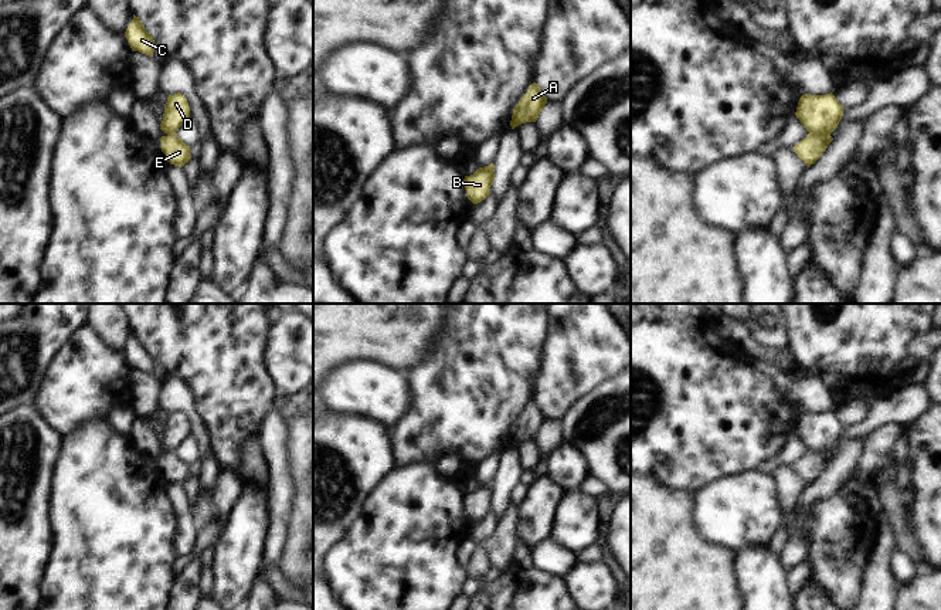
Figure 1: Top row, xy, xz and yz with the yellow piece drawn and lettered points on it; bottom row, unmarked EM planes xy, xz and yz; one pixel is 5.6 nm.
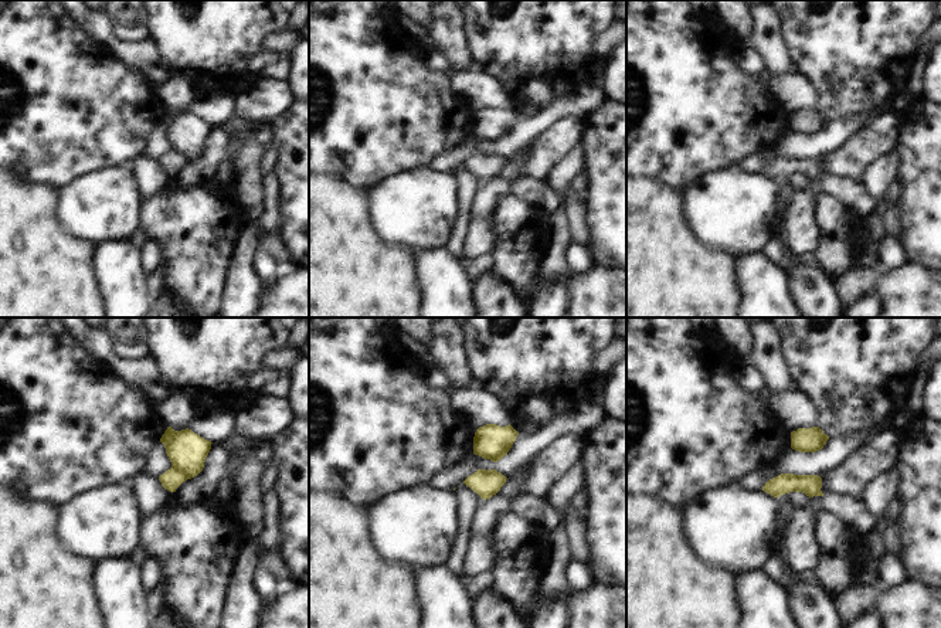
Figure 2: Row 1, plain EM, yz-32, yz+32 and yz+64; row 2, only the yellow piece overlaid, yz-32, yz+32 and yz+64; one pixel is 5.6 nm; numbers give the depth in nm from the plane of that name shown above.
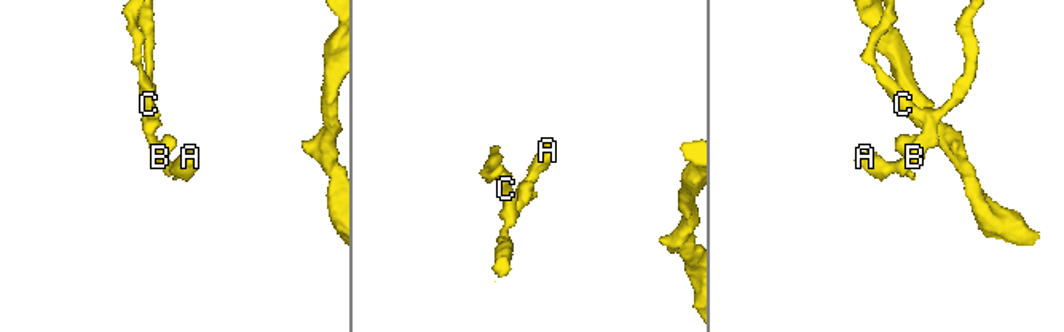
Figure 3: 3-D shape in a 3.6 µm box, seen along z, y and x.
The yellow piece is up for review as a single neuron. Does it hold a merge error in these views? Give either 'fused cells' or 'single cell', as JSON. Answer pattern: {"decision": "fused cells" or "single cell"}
{"decision": "fused cells"}

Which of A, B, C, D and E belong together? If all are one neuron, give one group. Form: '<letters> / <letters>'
A E / B C D

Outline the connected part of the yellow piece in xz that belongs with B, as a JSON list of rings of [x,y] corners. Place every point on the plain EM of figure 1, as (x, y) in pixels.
[[[490,484],[479,485],[473,492],[465,494],[465,506],[468,516],[478,522],[490,512],[490,504],[495,498],[495,487]]]

